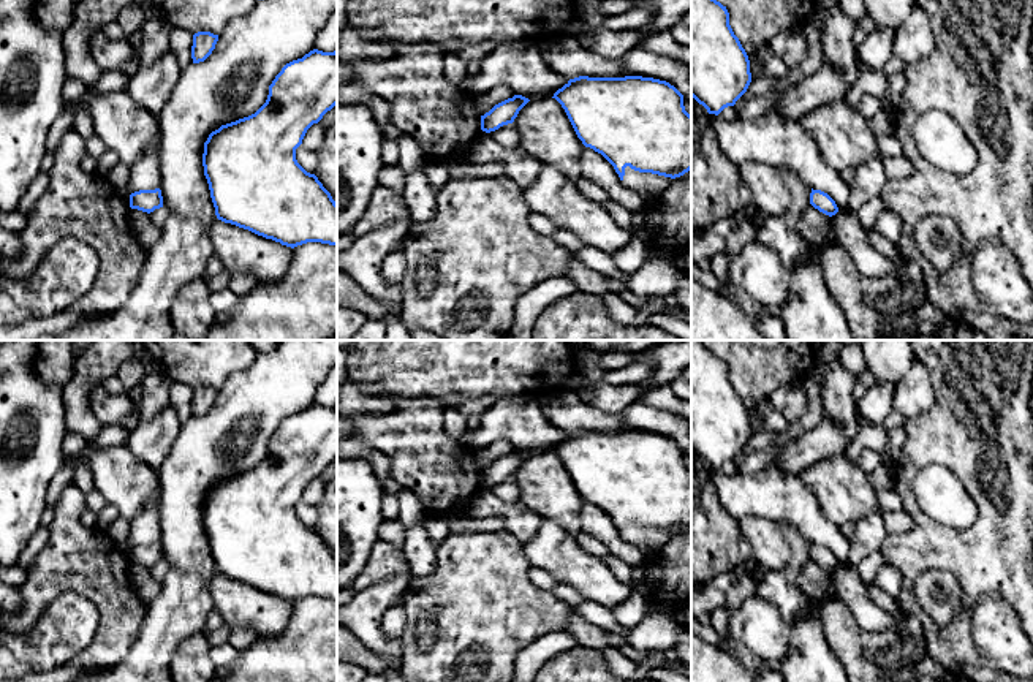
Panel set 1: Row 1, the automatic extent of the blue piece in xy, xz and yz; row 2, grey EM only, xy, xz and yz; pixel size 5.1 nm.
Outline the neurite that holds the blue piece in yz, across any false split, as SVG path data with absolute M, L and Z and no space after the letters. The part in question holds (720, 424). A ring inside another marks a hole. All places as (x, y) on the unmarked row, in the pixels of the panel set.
M691 340L691 451L709 468L718 470L725 462L736 459L750 437L750 415L729 380L726 361L701 340Z

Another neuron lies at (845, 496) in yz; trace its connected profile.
M845 456L819 460L799 476L813 492L823 516L840 529L857 524L870 513L883 513L867 475Z

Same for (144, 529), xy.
M153 495L146 508L131 519L130 532L123 541L123 547L134 547L139 544L160 543L160 495Z

